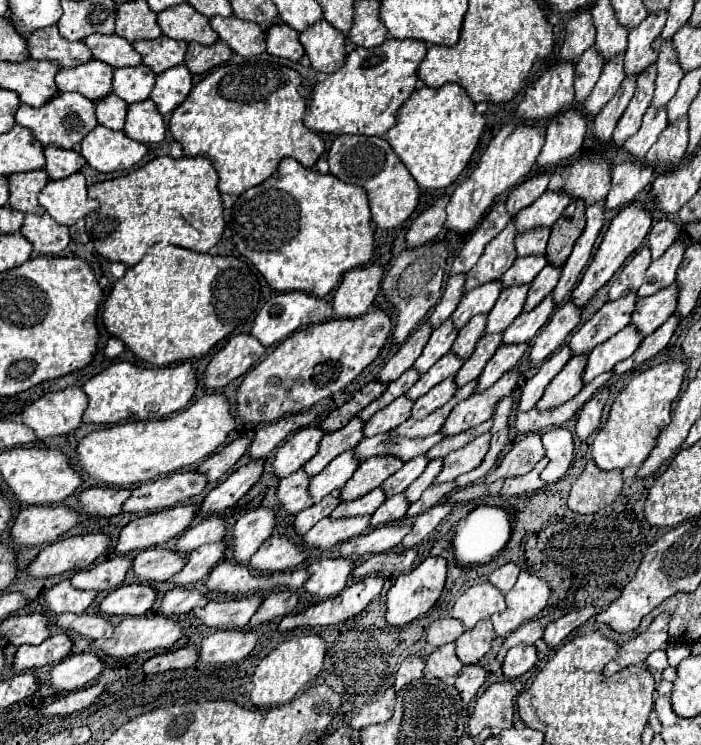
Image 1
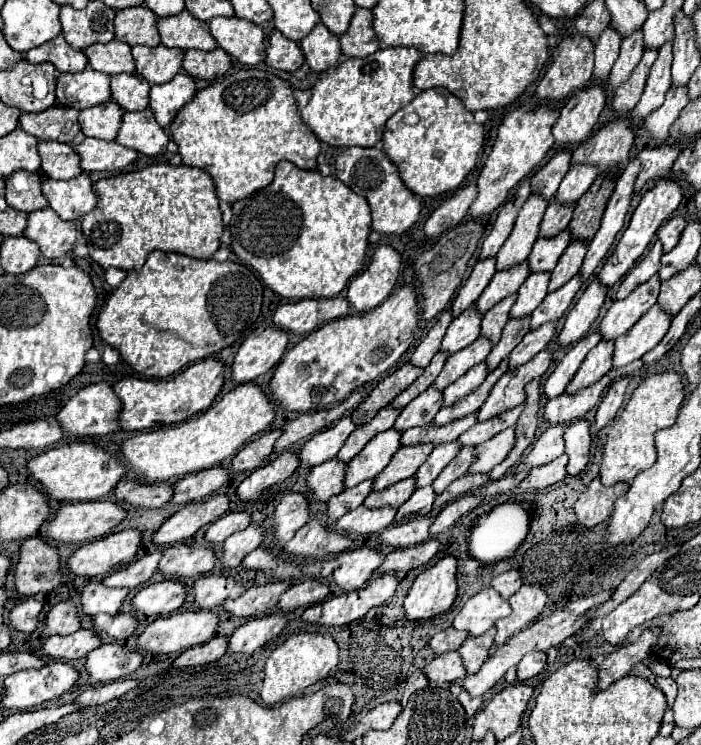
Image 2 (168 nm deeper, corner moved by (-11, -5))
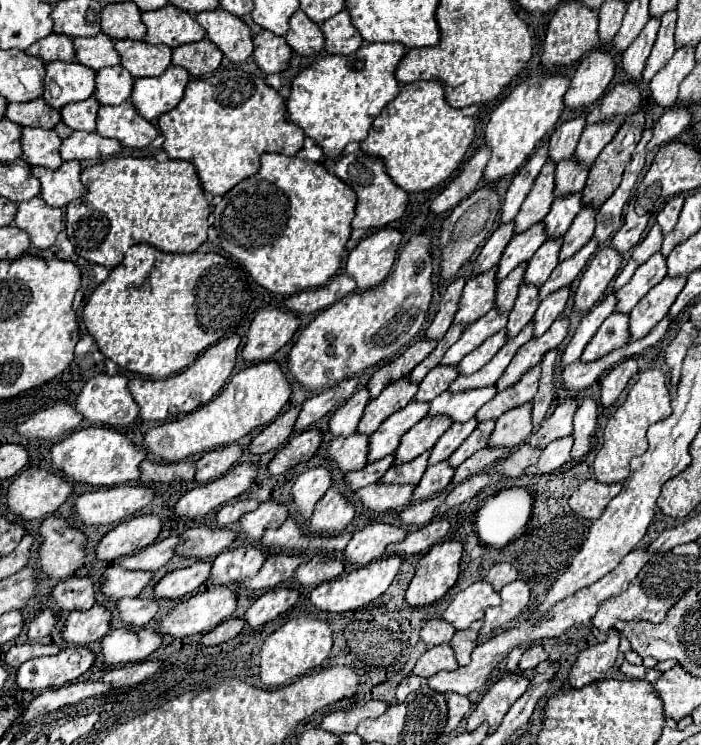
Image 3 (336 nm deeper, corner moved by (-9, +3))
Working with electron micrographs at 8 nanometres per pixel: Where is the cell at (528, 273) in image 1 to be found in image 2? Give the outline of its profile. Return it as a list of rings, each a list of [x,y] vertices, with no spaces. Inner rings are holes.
[[[569,229],[561,231],[559,235],[547,237],[547,239],[537,239],[533,245],[533,251],[527,259],[531,271],[553,271],[559,257],[563,255],[563,251],[567,249],[567,245],[571,243],[571,233]]]

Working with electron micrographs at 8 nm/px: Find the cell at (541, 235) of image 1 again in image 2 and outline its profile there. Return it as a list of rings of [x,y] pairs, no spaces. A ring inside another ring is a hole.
[[[551,197],[545,217],[541,221],[541,231],[539,231],[541,237],[553,237],[553,235],[561,233],[571,221],[573,209],[575,209],[575,205],[563,205],[555,197]]]

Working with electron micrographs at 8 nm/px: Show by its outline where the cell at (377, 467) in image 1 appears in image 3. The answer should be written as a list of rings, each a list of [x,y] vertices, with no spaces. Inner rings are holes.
[[[437,415],[437,417],[425,417],[421,419],[415,427],[411,427],[403,437],[401,443],[395,451],[395,461],[393,465],[401,465],[401,463],[409,463],[415,457],[419,457],[421,453],[429,451],[437,439],[451,427],[451,419],[445,415]]]

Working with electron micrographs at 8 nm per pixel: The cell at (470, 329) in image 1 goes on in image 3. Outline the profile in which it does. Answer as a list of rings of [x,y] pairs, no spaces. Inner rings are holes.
[[[525,263],[519,265],[517,269],[513,269],[513,273],[509,273],[497,285],[497,299],[495,299],[497,311],[501,311],[501,313],[509,313],[511,311],[511,307],[515,303],[515,297],[517,297],[517,289],[519,289],[521,279],[523,279],[523,273],[525,273]]]

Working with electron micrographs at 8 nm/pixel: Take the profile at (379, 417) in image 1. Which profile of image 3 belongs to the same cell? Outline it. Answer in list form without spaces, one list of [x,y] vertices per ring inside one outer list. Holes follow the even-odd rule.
[[[437,365],[433,367],[427,377],[419,383],[419,391],[413,397],[413,401],[419,403],[431,403],[437,395],[441,395],[457,377],[457,367],[453,365]]]

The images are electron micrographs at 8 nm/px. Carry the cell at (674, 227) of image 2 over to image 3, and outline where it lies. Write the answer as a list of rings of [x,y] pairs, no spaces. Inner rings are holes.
[[[677,195],[677,197],[673,197],[671,201],[667,201],[667,205],[657,213],[657,223],[659,223],[659,227],[663,229],[663,233],[673,231],[677,219],[679,219],[681,207],[683,207],[683,197]]]

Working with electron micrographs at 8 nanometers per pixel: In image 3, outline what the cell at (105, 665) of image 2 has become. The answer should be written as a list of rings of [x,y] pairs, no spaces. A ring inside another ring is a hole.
[[[123,627],[123,629],[109,631],[101,639],[101,653],[103,653],[103,661],[105,661],[107,667],[117,667],[117,665],[145,661],[159,645],[161,645],[161,637],[157,635],[157,631],[153,631],[153,629],[137,629],[137,631],[131,631],[129,627]]]

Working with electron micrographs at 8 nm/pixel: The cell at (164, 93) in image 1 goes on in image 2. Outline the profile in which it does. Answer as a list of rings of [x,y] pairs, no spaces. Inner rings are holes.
[[[177,73],[171,81],[163,85],[153,85],[149,93],[149,109],[153,111],[157,123],[167,127],[177,111],[189,103],[195,95],[195,81],[187,73]]]

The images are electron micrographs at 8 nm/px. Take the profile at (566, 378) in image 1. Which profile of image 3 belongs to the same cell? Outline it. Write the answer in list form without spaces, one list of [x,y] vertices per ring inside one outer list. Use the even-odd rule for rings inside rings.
[[[611,313],[601,327],[597,329],[595,337],[589,341],[589,345],[585,347],[583,355],[581,355],[581,363],[591,363],[597,361],[601,357],[605,357],[607,353],[623,347],[629,339],[629,317],[627,315],[619,315],[619,313]]]

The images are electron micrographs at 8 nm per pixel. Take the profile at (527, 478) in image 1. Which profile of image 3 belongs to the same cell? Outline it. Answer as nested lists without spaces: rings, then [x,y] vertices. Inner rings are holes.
[[[563,437],[563,439],[549,443],[543,449],[543,455],[539,457],[537,465],[533,467],[533,473],[551,473],[551,471],[559,469],[563,463],[571,461],[571,457],[569,457],[571,445],[573,445],[573,437]]]

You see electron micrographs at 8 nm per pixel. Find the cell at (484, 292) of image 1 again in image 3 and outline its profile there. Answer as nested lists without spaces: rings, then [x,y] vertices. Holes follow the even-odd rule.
[[[543,223],[533,225],[531,229],[527,229],[521,235],[515,235],[509,245],[503,251],[503,257],[499,261],[497,267],[497,281],[503,281],[515,267],[519,267],[521,263],[527,263],[535,251],[545,243],[545,231],[543,231]]]

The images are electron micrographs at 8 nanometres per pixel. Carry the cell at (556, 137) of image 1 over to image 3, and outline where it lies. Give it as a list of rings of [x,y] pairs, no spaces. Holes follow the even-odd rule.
[[[593,49],[579,61],[577,71],[565,93],[565,109],[581,109],[597,103],[615,75],[615,61],[603,49]]]

